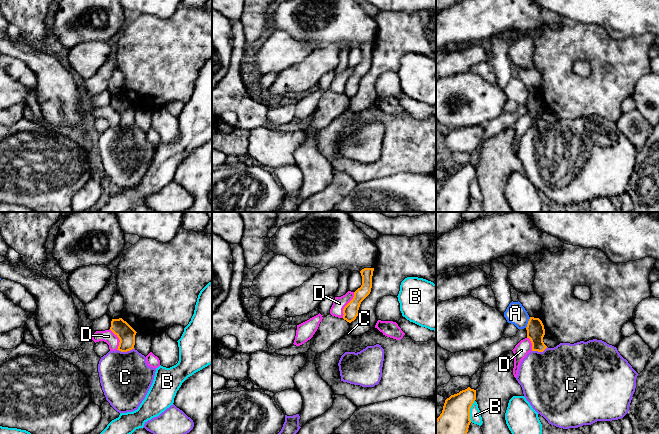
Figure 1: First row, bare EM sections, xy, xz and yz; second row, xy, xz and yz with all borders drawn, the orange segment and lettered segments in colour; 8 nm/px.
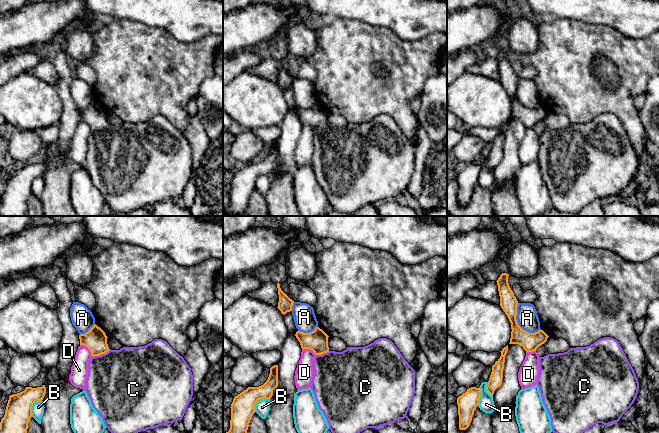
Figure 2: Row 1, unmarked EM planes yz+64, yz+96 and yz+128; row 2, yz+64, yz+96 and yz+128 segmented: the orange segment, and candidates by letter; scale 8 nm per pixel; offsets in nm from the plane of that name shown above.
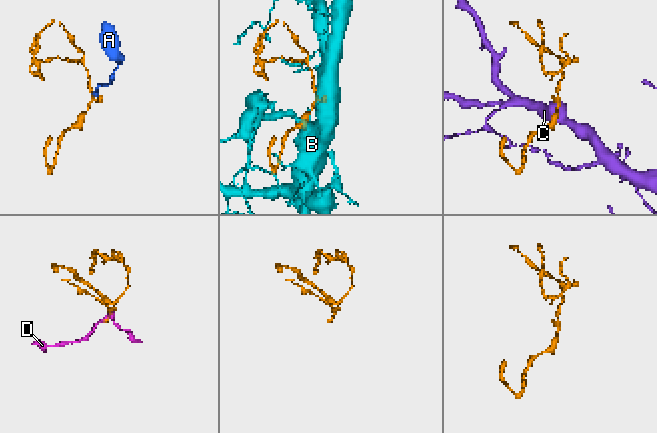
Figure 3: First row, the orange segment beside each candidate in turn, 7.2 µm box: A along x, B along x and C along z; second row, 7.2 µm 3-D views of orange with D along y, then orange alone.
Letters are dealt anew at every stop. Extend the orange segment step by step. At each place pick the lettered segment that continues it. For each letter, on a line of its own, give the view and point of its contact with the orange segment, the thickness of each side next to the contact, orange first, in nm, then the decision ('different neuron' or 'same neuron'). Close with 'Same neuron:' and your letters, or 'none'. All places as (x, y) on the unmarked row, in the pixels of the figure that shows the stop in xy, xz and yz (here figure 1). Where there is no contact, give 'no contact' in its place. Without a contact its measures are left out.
A: contact yz (528, 98); calibres 140 and 160 nm; different neuron
B: contact yz (469, 187); calibres 300 and 90 nm; different neuron
C: contact xy (125, 127); calibres 140 and 400 nm; same neuron
D: contact xz (346, 81); calibres 120 and 100 nm; different neuron
Same neuron: C

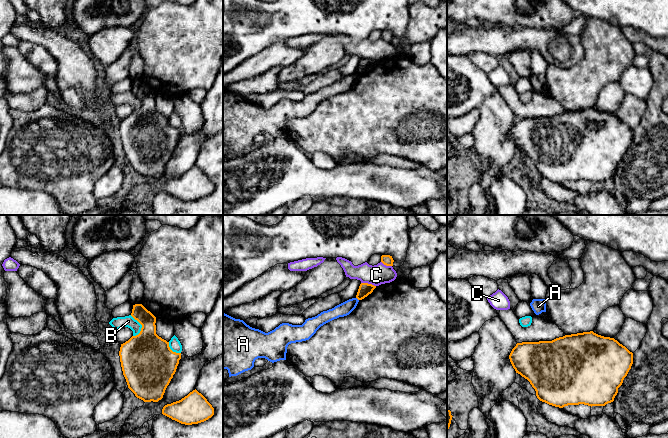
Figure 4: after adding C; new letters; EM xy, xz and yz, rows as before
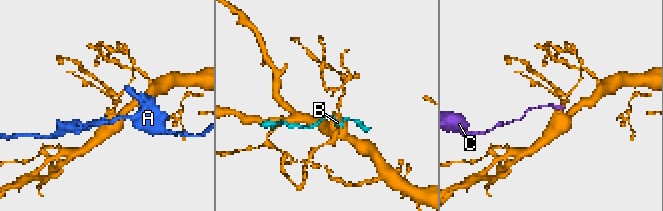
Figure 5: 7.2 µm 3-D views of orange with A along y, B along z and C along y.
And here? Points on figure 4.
A: contact xz (357, 74); calibres 100 and 110 nm; different neuron
B: contact xy (141, 100); calibres 360 and 100 nm; different neuron
C: contact xz (367, 59); calibres 100 and 160 nm; different neuron
Same neuron: none

